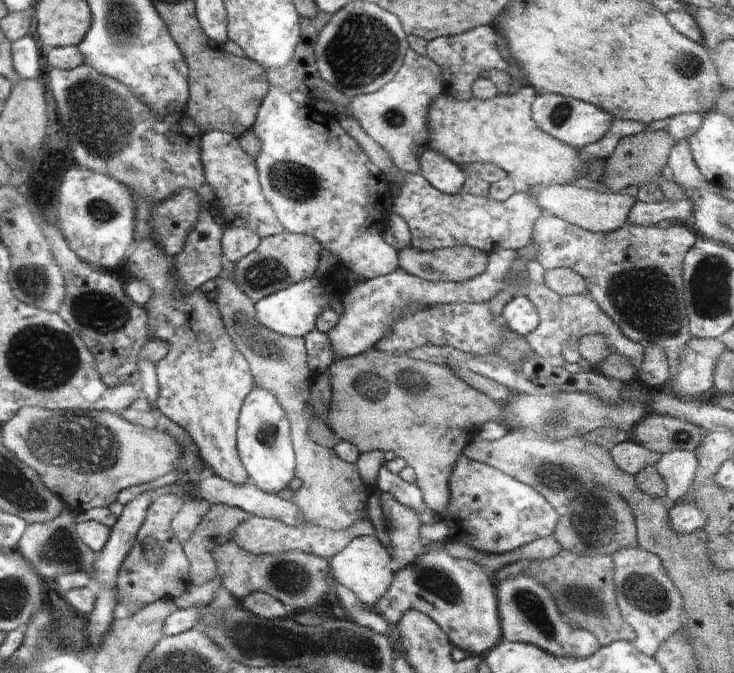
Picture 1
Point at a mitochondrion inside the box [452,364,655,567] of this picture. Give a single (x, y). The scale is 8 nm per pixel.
(597, 517)

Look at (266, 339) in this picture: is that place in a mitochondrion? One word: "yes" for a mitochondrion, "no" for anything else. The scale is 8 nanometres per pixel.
yes

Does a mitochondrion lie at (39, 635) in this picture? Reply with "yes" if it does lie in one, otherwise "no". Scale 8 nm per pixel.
yes

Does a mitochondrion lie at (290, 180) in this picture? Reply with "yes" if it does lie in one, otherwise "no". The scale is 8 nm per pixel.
yes

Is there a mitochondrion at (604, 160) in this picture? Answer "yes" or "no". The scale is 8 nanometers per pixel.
no

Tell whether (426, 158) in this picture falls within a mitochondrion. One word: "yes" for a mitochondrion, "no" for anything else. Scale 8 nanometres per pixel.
no

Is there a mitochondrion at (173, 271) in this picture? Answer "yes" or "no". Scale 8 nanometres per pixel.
no

